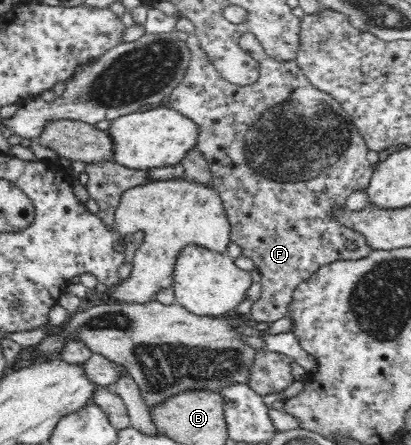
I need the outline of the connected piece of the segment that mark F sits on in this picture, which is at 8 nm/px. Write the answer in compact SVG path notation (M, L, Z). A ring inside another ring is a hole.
M246 33L238 40L240 48L244 52L250 54L254 60L260 65L259 78L248 86L234 85L229 81L226 81L219 71L214 67L214 64L209 60L207 53L202 49L200 42L196 35L190 34L186 38L185 42L191 51L191 60L189 61L188 69L185 71L184 79L170 92L165 104L170 108L179 111L182 115L189 117L198 124L201 134L197 147L199 152L207 159L209 166L212 170L212 175L215 181L215 189L221 197L223 206L225 207L230 228L230 240L236 245L239 245L244 250L243 256L248 257L254 262L255 268L261 273L261 287L262 297L252 305L251 308L251 321L264 323L272 323L279 319L286 318L289 313L290 305L293 301L294 291L297 291L297 287L305 282L308 278L312 277L320 267L330 265L336 261L342 260L358 260L367 257L374 251L368 243L364 235L346 227L342 226L342 222L337 220L337 211L346 210L346 197L352 193L352 191L365 190L368 187L368 183L372 177L374 169L372 164L366 157L370 150L366 140L360 135L359 130L354 125L352 118L346 113L346 110L342 107L342 104L334 99L330 94L325 91L316 89L302 73L302 69L297 64L296 60L277 60L273 56L266 55L265 48L258 43L258 39L254 38L253 34ZM346 241L358 242L357 251L347 251Z

